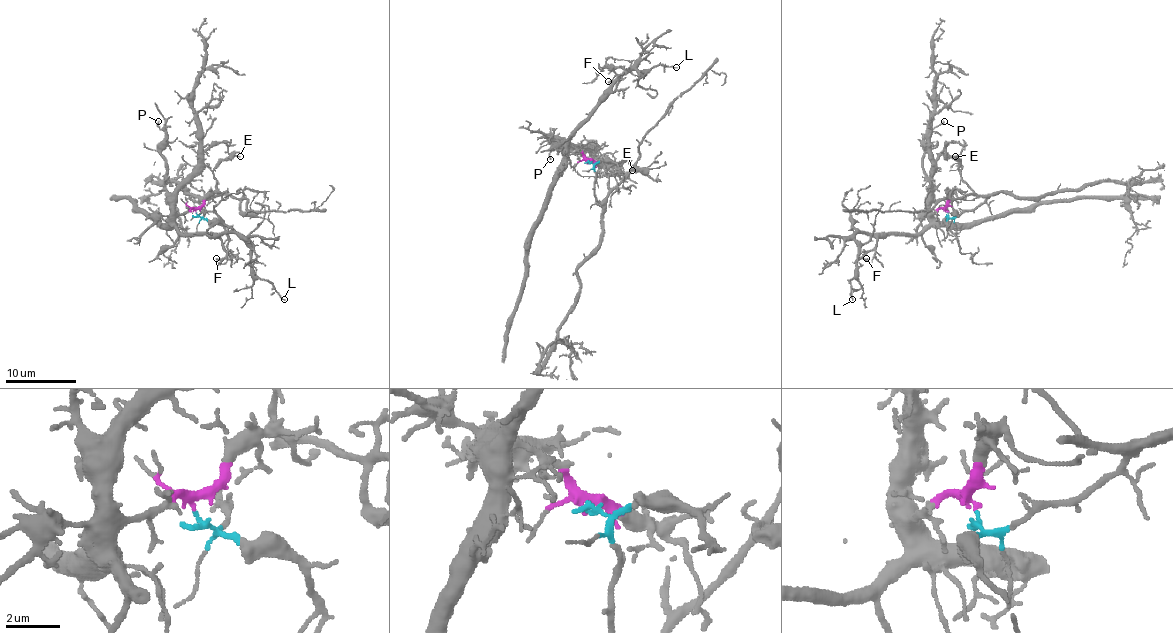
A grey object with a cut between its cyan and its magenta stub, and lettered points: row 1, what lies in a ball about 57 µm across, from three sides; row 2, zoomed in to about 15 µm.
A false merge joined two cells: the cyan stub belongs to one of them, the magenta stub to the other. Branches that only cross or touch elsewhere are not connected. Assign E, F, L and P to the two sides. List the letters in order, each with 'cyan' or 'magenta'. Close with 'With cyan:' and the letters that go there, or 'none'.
E: cyan
F: magenta
L: magenta
P: magenta
With cyan: E

